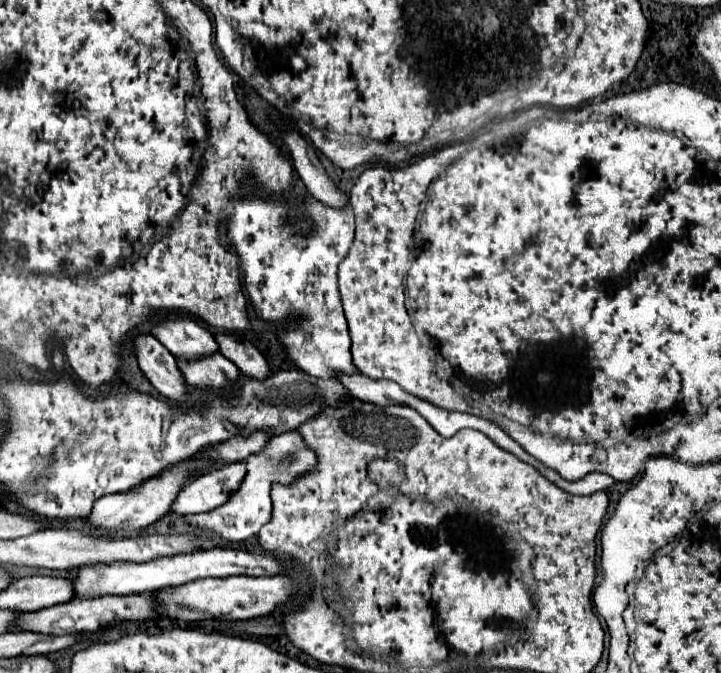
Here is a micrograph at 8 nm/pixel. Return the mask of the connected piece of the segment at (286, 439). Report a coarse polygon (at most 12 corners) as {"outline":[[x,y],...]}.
{"outline":[[298,432],[272,436],[246,458],[226,504],[184,516],[222,542],[256,536],[270,520],[270,484],[312,470]]}

